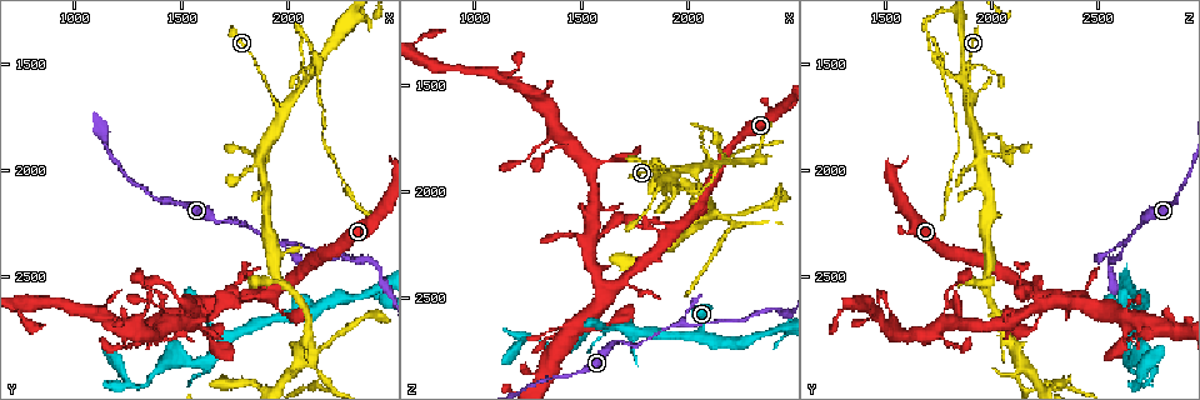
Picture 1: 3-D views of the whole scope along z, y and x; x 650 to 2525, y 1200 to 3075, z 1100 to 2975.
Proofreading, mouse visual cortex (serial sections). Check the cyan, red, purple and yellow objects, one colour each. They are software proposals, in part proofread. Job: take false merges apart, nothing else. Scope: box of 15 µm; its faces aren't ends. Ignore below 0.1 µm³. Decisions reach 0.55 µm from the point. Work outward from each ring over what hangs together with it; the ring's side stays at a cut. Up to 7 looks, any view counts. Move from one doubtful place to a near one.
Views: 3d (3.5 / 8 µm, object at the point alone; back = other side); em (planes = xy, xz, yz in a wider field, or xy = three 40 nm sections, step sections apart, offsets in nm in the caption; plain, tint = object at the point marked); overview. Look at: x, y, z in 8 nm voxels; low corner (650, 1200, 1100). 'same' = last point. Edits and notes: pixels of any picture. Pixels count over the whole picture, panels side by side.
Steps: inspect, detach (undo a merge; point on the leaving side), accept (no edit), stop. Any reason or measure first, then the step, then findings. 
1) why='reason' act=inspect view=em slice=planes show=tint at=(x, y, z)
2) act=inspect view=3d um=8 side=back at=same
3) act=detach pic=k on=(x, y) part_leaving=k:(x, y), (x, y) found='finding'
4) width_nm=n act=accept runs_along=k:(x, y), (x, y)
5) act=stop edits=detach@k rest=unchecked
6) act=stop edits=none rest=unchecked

why='side arm on a straight run' act=inspect view=3d um=3.5 at=(2080, 1590, 1870)

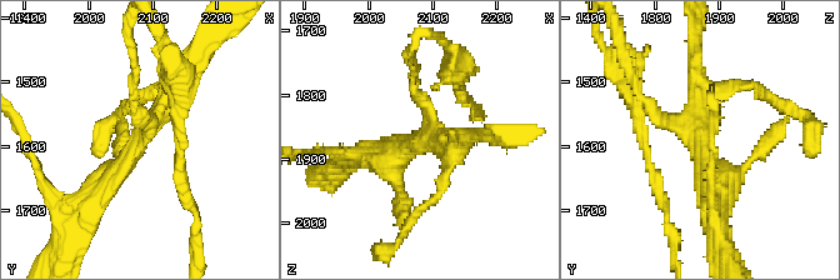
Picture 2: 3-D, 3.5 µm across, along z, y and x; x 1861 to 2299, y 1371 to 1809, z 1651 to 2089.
arms=3 arm_widths_nm=150,300,350 act=inspect view=em slice=xy step=3 show=tint at=(2085, 1570, 1865)

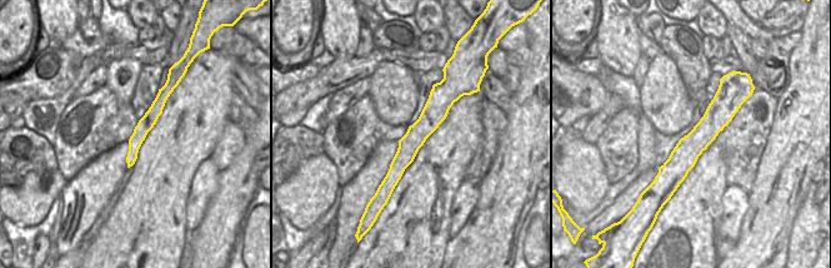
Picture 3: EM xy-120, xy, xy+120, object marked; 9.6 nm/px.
act=accept runs_along=3:(439, 90), (435, 112), (386, 184) found='continuous, no second cell'

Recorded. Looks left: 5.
act=inspect view=3d um=3.5 at=(2080, 1380, 1720)

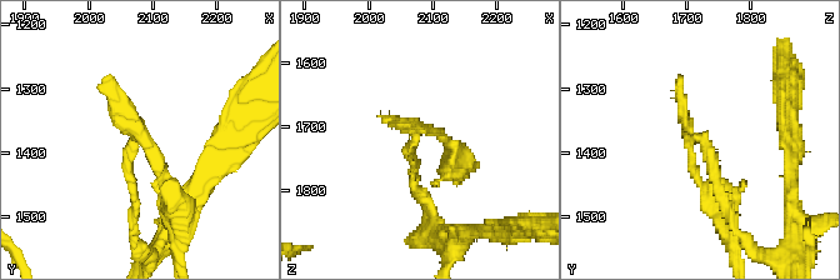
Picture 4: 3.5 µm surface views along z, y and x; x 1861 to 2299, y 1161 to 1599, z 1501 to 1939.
why='shape alone is not enough' act=inspect view=em slice=planes show=tint at=(2075, 1380, 1710)

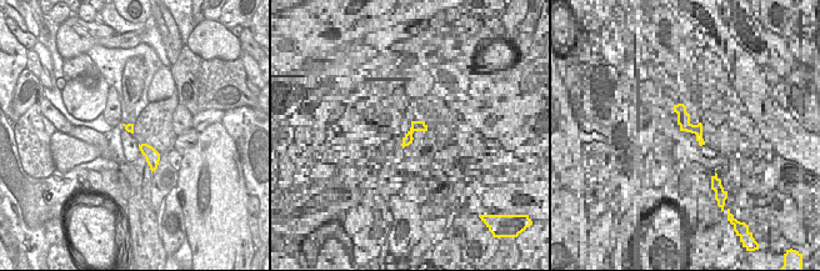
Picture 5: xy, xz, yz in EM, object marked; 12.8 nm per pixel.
width_nm=120 act=detach pic=4 on=(125, 111) part_leaving=4:(133, 145), (140, 138), (175, 188), (179, 223) found='two cells meet here'

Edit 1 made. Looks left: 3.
why='abrupt turn' act=inspect view=3d um=8 at=(2090, 2850, 2100)

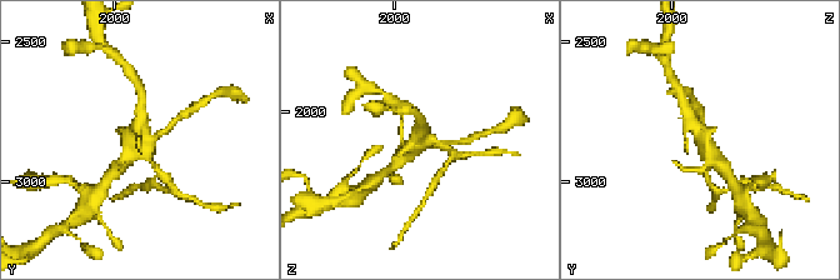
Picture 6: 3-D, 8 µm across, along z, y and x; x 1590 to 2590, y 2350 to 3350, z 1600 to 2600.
act=inspect view=3d um=3.5 at=(2090, 2840, 2110)

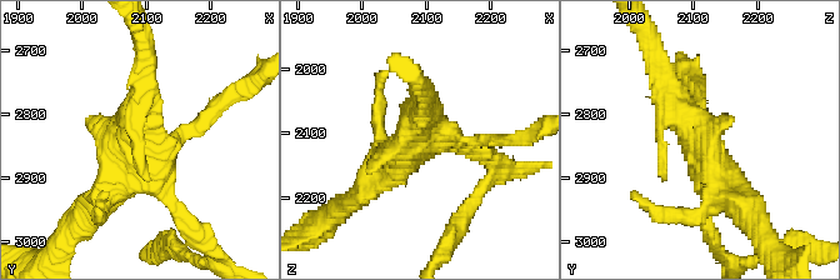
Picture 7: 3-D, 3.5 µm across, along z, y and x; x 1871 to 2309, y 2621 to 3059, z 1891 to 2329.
why='need the tissue' act=inspect view=em slice=xy step=5 show=tint at=(2090, 2845, 2105)

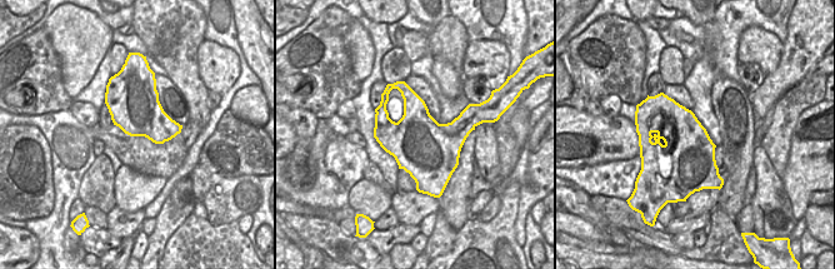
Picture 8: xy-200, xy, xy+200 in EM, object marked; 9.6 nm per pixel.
act=accept runs_along=7:(660, 71), (704, 163), (736, 201) found='all the same cell'

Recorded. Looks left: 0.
act=stop edits=detach@4 rest=unchecked

